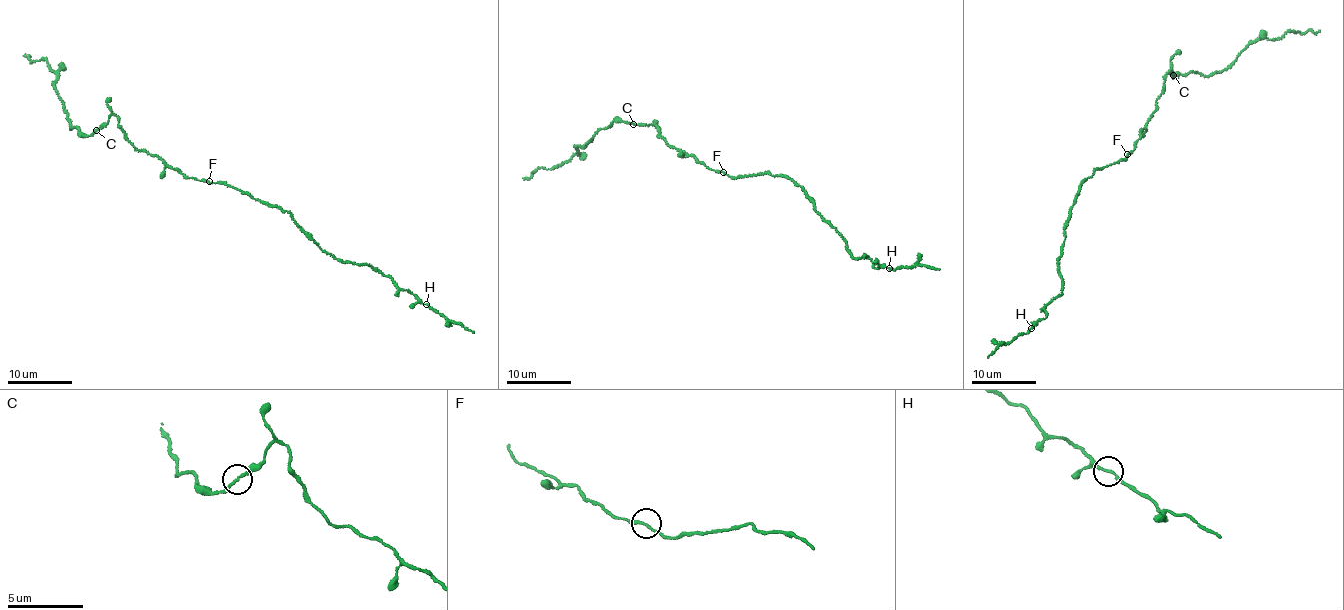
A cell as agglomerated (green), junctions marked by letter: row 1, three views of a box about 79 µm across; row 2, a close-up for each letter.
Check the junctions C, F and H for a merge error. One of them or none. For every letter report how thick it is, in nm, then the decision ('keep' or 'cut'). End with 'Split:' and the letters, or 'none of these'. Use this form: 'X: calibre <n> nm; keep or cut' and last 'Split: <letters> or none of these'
C: calibre 170 nm; keep
F: calibre 170 nm; keep
H: calibre 170 nm; keep
Split: none of these

